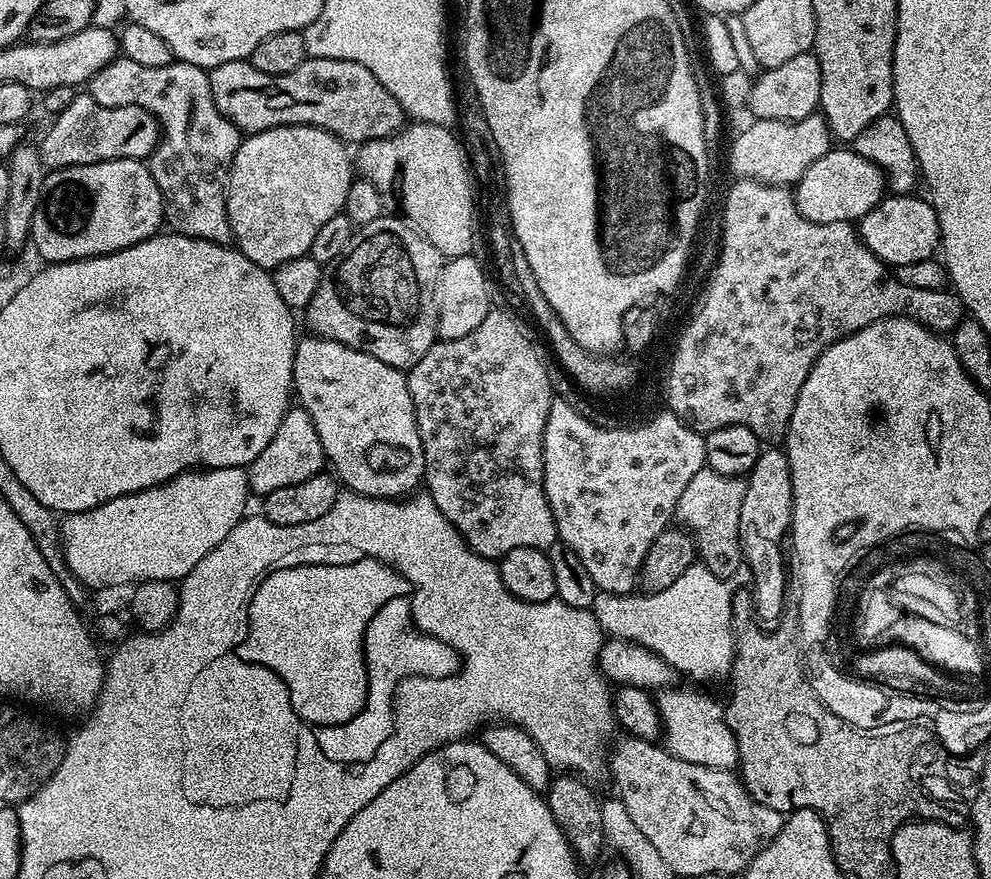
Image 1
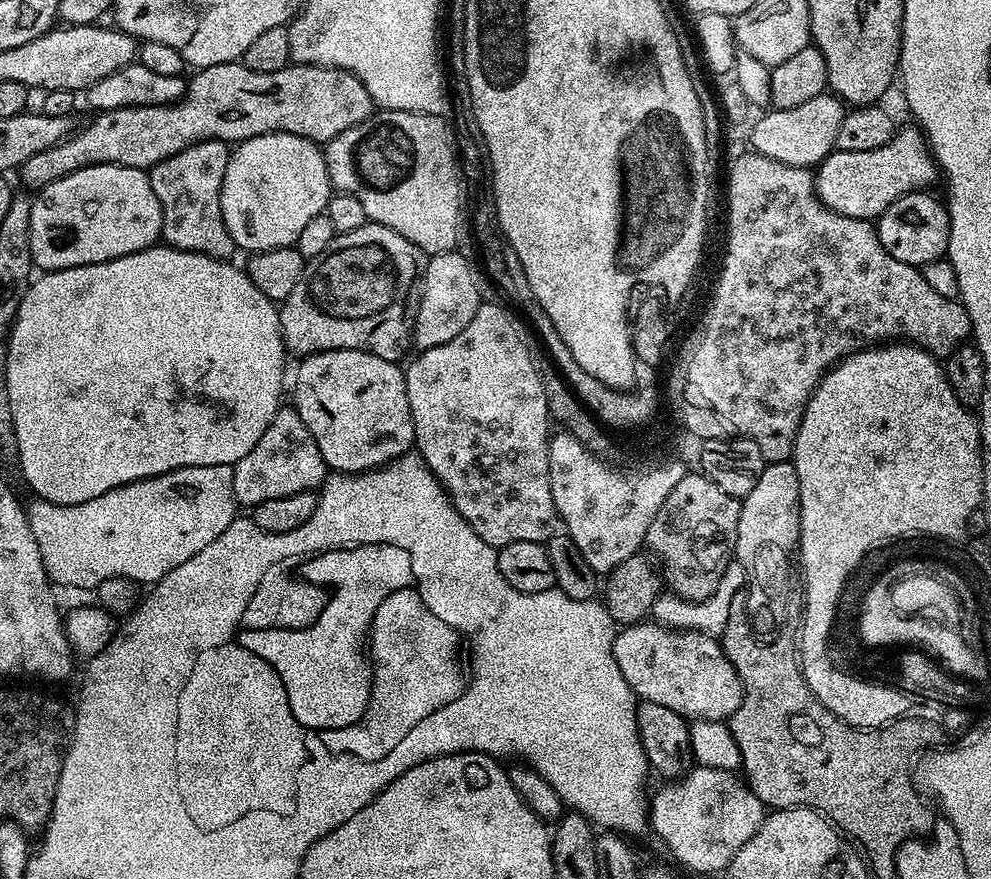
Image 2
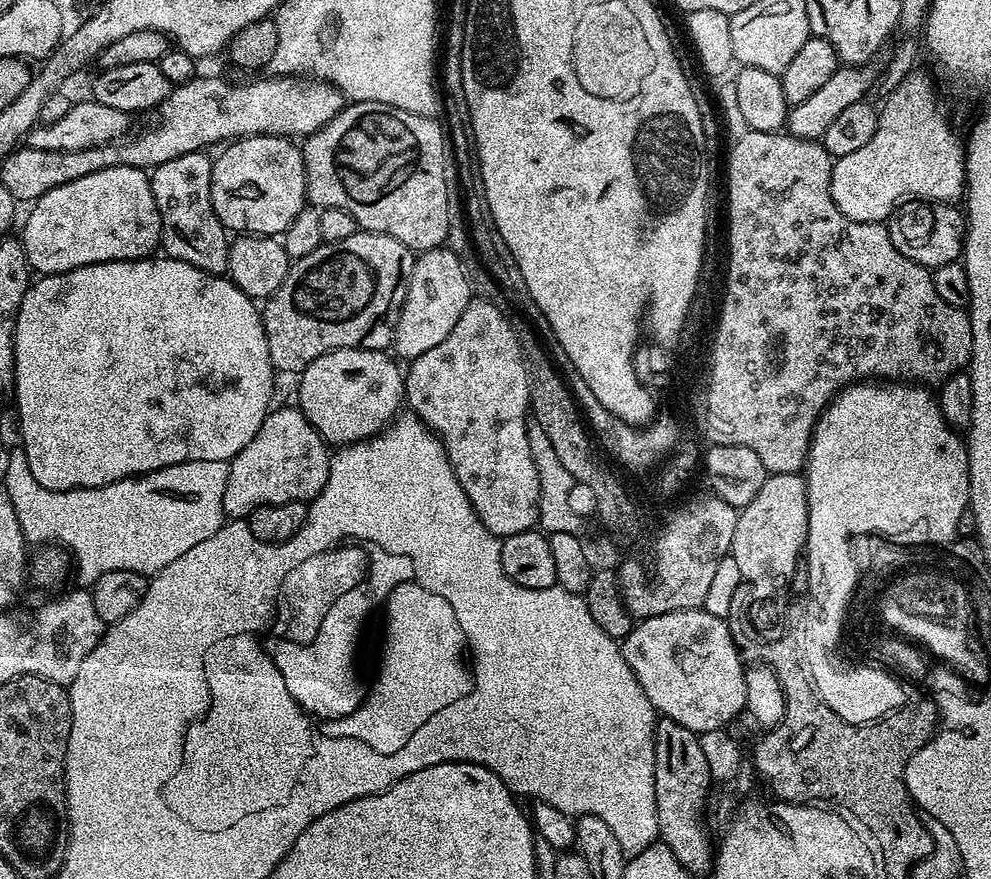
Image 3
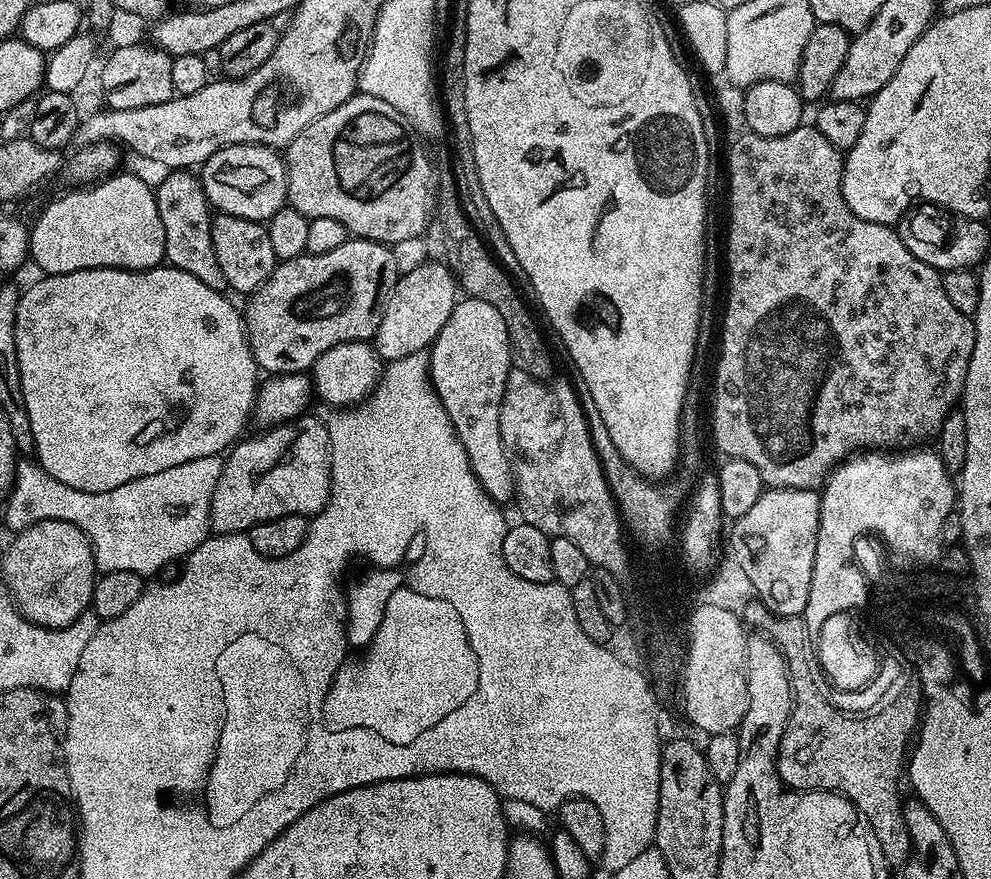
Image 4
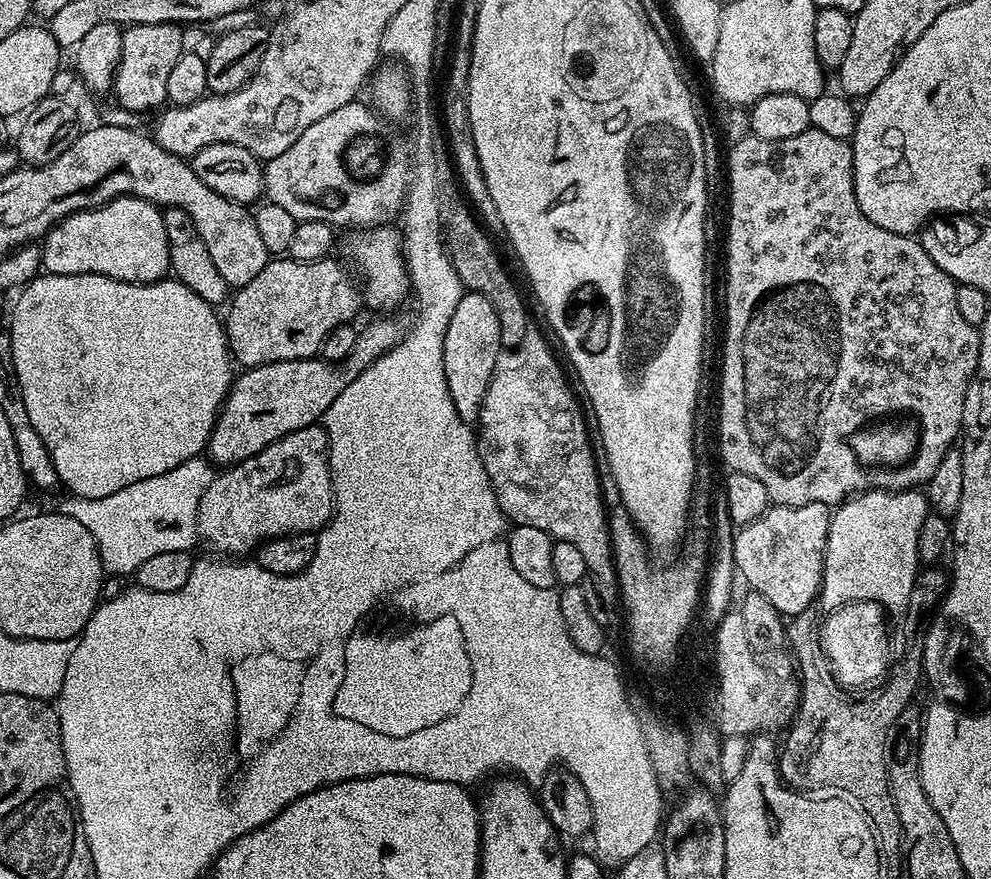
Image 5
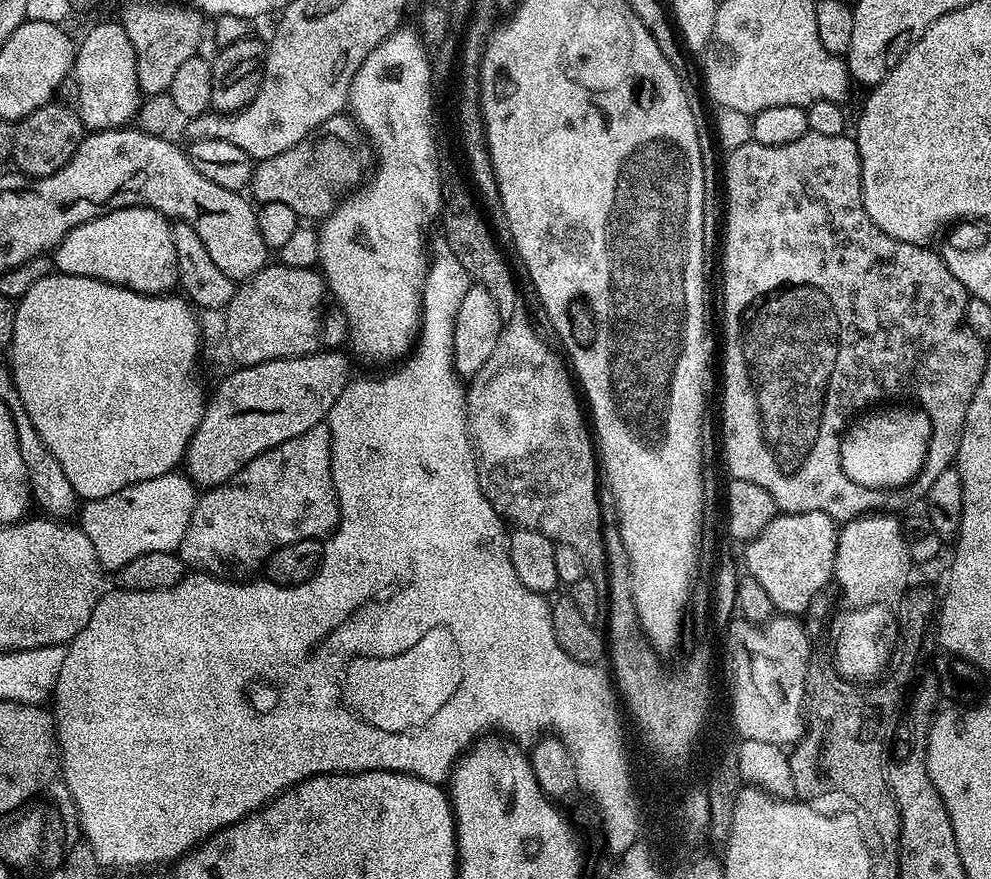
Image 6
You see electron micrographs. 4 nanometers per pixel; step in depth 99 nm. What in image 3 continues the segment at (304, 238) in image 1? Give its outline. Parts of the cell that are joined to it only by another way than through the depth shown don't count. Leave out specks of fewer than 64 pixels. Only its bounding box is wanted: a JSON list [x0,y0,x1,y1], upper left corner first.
[210,136,308,237]

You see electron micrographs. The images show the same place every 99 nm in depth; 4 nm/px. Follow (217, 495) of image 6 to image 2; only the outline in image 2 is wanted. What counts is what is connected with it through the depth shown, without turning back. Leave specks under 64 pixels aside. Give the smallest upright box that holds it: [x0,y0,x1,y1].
[234,406,330,506]

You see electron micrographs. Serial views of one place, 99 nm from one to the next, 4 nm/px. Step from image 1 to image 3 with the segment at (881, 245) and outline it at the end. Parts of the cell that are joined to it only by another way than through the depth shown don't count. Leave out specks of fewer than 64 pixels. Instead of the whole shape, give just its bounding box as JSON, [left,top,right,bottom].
[887,200,966,269]

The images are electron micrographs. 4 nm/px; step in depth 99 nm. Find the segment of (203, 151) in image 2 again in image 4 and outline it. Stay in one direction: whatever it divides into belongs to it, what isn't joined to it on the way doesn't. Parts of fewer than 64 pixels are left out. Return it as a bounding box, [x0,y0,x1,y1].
[154,170,228,292]

